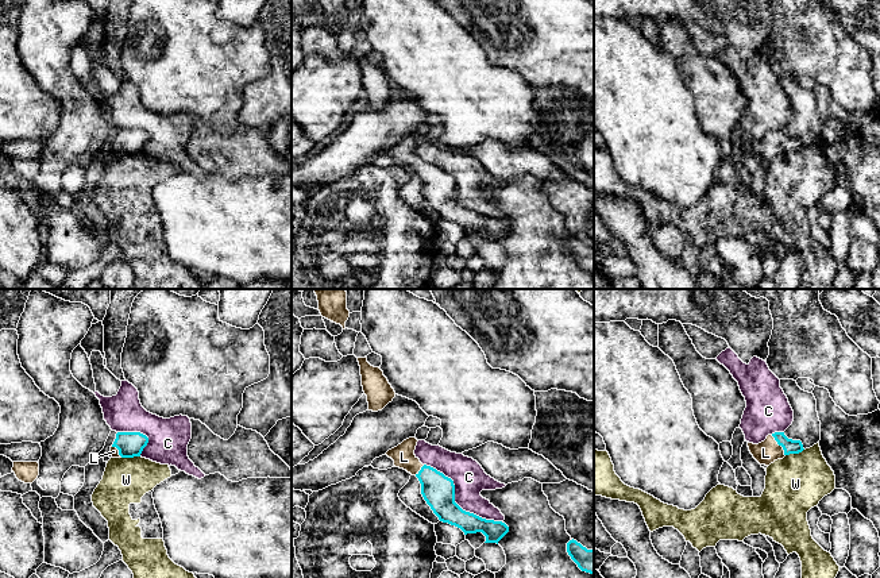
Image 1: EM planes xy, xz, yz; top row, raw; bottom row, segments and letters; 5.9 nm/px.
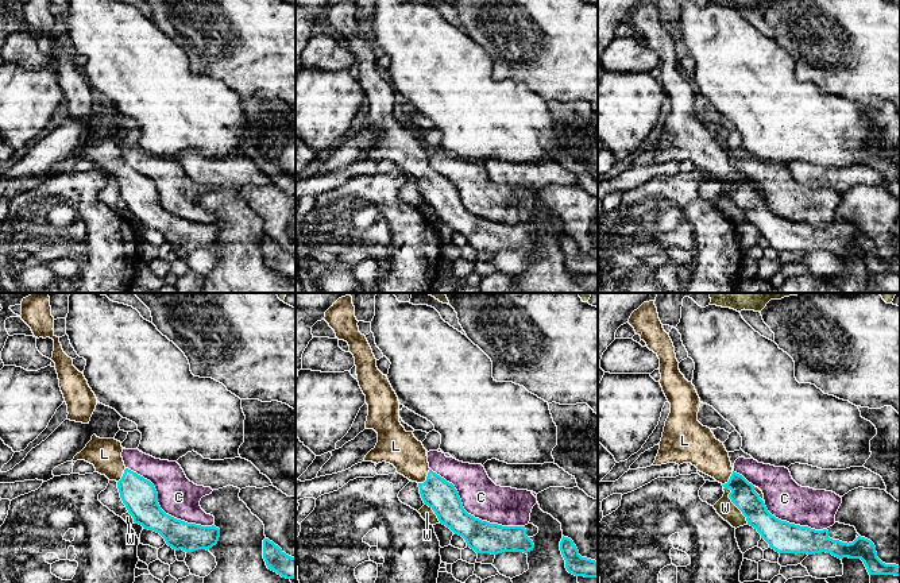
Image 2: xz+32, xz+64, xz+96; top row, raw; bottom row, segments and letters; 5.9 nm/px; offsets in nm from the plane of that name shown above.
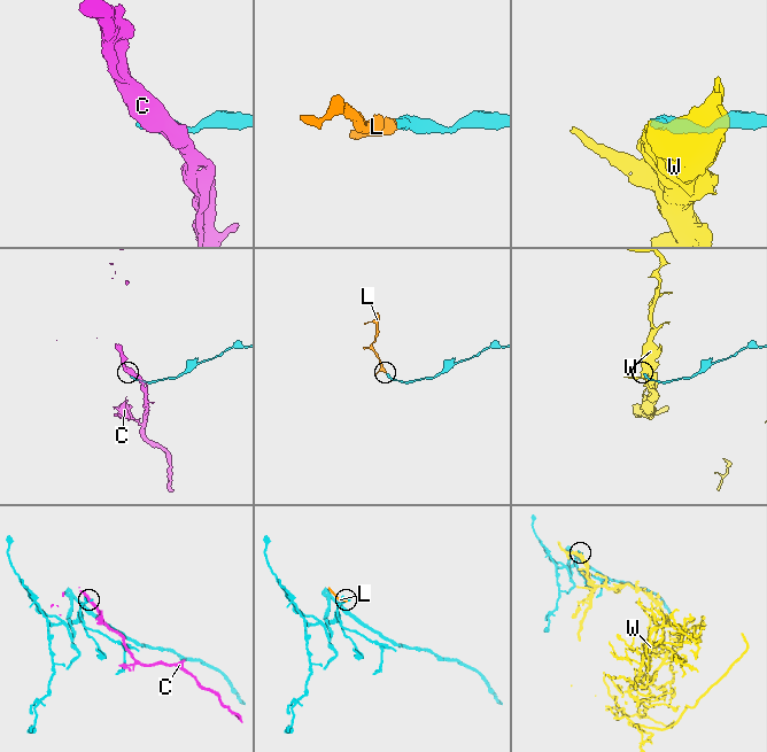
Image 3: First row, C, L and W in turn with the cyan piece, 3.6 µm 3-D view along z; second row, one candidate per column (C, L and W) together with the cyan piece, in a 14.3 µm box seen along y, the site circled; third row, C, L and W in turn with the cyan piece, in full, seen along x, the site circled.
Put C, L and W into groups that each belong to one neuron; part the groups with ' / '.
C / L / W

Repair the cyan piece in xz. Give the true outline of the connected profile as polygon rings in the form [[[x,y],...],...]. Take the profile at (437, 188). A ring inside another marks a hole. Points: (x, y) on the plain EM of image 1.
[[[416,135],[404,138],[385,153],[394,158],[394,163],[416,173],[421,181],[421,192],[440,219],[460,226],[464,232],[482,230],[485,240],[497,240],[509,230],[502,219],[486,217],[463,208],[455,200],[453,178],[436,166],[422,162],[414,153]]]

